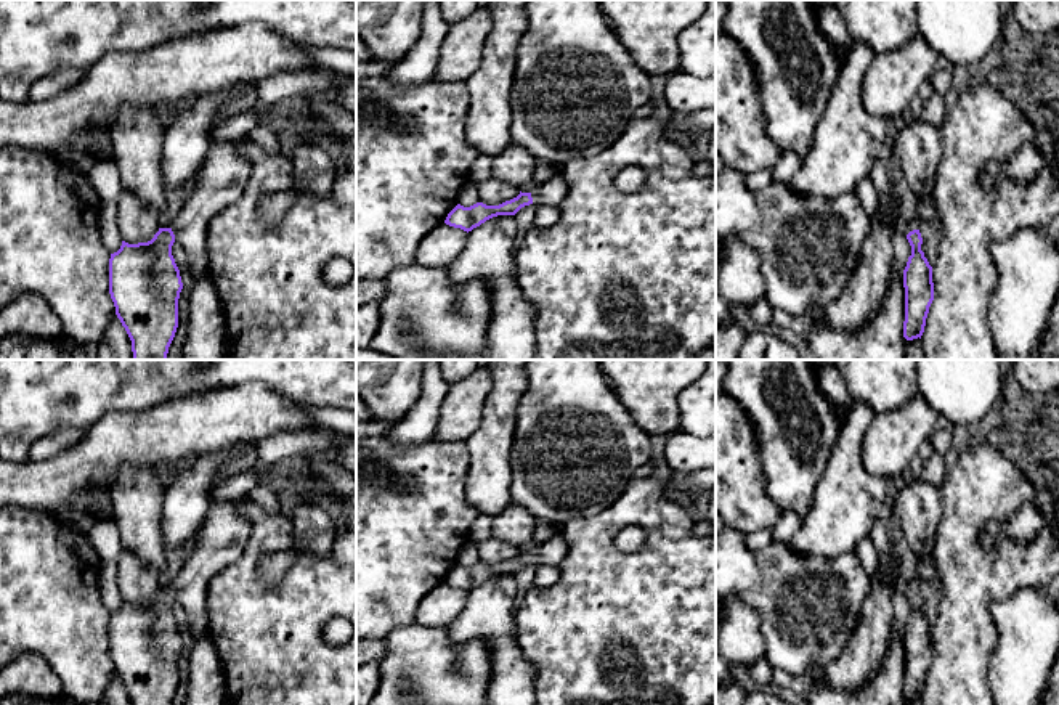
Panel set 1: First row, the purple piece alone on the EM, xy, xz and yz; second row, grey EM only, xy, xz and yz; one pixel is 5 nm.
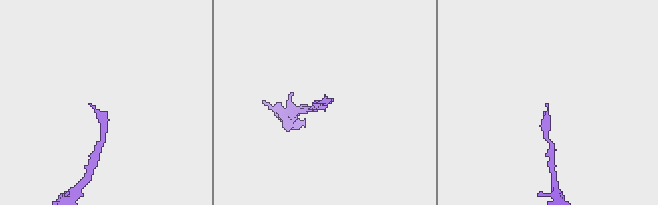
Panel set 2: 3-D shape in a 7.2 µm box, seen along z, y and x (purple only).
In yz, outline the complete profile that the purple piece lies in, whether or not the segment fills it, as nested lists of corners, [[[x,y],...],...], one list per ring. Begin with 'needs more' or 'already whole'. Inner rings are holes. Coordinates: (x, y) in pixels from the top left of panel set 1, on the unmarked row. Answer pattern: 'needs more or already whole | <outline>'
needs more | [[[915,580],[908,583],[907,599],[911,605],[911,615],[908,617],[903,630],[905,647],[905,681],[903,697],[907,700],[921,699],[926,686],[929,666],[934,660],[932,626],[929,625],[924,612],[921,610],[923,597],[919,586]]]

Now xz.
needs more | [[[557,532],[547,541],[539,543],[531,552],[520,551],[517,557],[505,560],[499,565],[486,565],[483,562],[477,562],[470,567],[464,567],[457,564],[448,573],[444,583],[469,593],[493,577],[515,575],[521,567],[530,564],[560,567],[566,552],[566,540],[563,538],[562,532]]]

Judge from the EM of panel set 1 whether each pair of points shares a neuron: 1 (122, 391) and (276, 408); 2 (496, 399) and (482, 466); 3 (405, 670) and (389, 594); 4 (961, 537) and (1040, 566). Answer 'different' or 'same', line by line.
1: different
2: same
3: different
4: same

